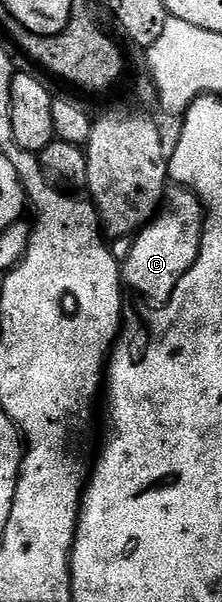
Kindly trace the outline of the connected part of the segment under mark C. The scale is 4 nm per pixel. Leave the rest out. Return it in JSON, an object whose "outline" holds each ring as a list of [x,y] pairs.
{"outline":[[[169,185],[163,196],[163,208],[135,237],[128,258],[121,263],[123,283],[154,301],[152,303],[165,304],[184,274],[195,264],[202,248],[204,228],[205,208],[199,197],[182,185]]]}

